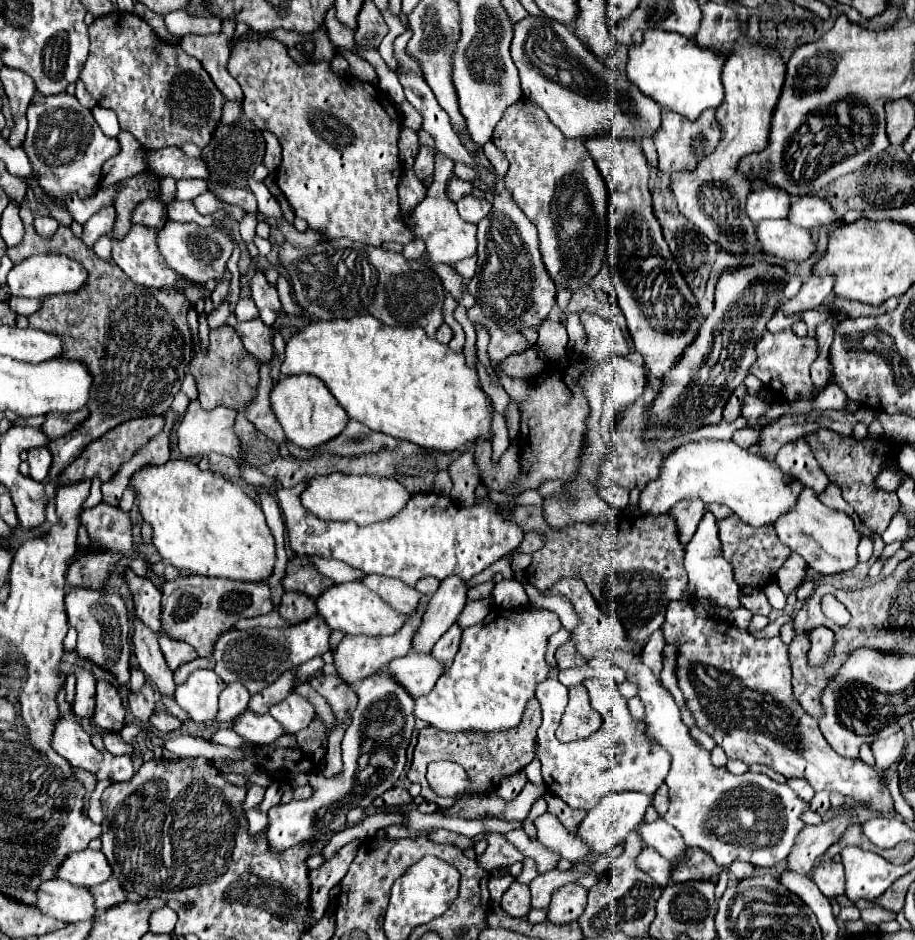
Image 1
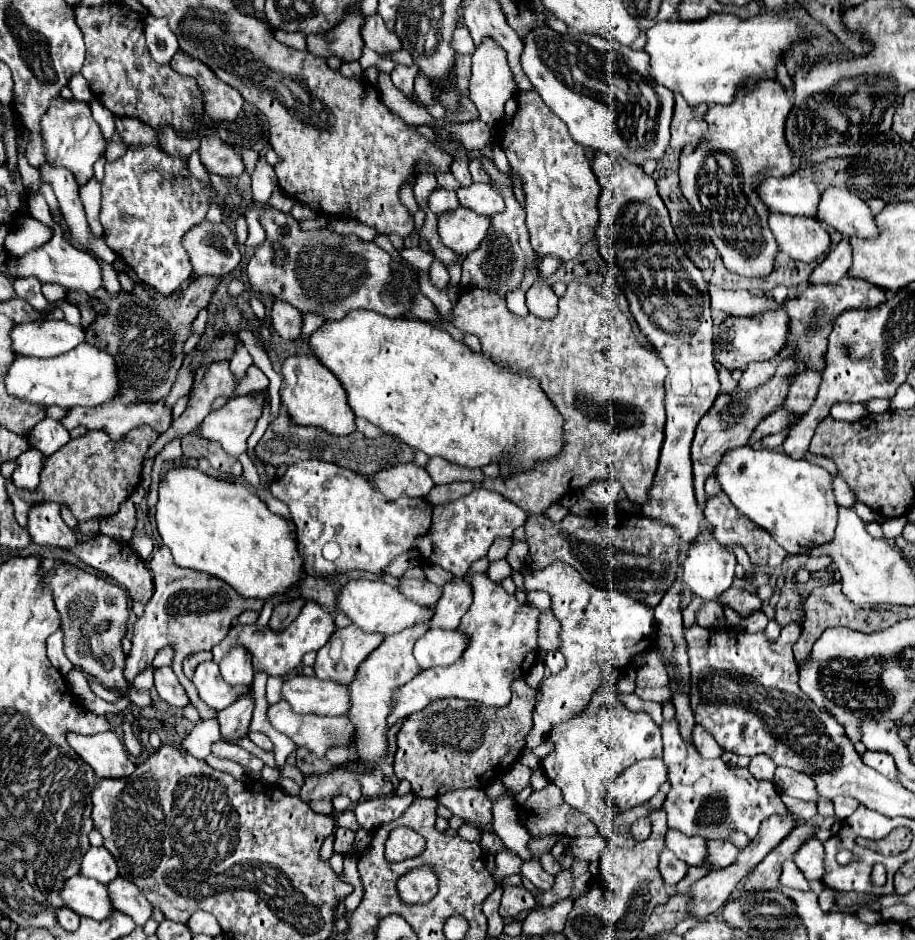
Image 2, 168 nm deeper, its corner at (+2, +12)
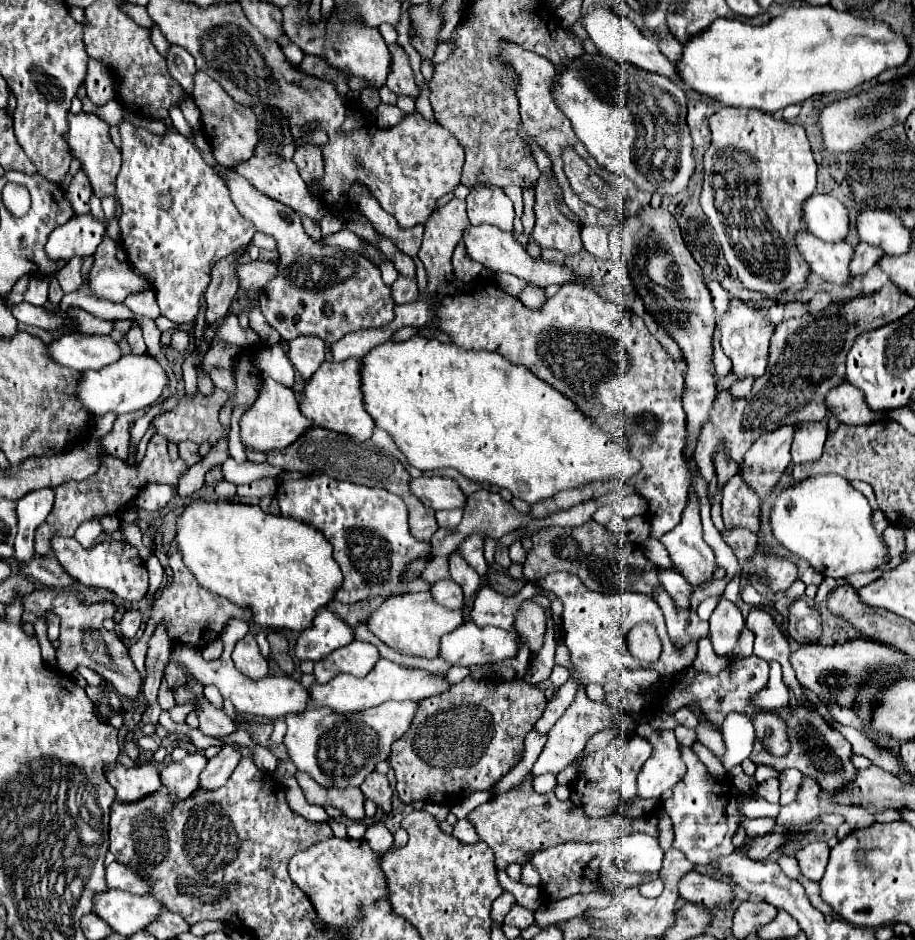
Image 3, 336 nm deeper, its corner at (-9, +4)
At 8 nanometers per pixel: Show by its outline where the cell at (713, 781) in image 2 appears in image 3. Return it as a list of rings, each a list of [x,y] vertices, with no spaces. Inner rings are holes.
[[[680,745],[680,751],[682,751],[682,761],[686,763],[688,771],[682,777],[682,781],[678,781],[676,787],[672,789],[674,795],[664,801],[664,809],[674,823],[674,847],[676,849],[680,849],[694,865],[704,865],[706,861],[718,855],[728,855],[730,851],[734,851],[732,837],[738,831],[738,827],[746,829],[750,839],[770,833],[770,827],[776,825],[774,819],[770,817],[746,819],[744,815],[736,811],[738,803],[744,797],[742,789],[738,789],[734,783],[714,781],[716,777],[708,773],[706,765],[694,755],[690,747]]]

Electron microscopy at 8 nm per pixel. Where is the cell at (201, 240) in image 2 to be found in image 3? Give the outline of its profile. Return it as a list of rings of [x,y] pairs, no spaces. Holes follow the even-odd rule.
[[[258,261],[236,263],[236,277],[238,277],[240,289],[246,289],[246,291],[264,289],[274,275],[276,275],[274,263],[258,263]]]

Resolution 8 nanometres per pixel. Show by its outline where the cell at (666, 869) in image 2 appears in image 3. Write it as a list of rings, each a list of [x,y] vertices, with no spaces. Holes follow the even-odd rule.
[[[698,871],[686,873],[678,881],[678,891],[684,899],[702,903],[708,909],[714,907],[726,907],[728,901],[734,899],[734,893],[726,881],[712,879],[710,875],[702,875]]]

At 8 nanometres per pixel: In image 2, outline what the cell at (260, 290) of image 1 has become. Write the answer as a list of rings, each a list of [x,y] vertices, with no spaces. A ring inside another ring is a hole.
[[[273,303],[271,311],[273,329],[285,341],[299,341],[303,329],[303,315],[295,311],[295,307],[287,307],[287,303]]]

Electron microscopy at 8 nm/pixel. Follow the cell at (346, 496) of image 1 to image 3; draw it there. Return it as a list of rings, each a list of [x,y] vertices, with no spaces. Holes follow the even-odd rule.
[[[418,477],[410,481],[410,493],[416,495],[426,507],[438,509],[458,509],[464,507],[466,495],[460,491],[458,483],[444,477]]]

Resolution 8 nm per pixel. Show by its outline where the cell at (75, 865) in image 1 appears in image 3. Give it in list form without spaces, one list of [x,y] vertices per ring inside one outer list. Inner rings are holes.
[[[116,861],[106,865],[106,885],[122,891],[130,891],[134,895],[144,895],[150,891],[150,885],[146,885],[140,875],[136,875],[130,867],[120,865]]]

